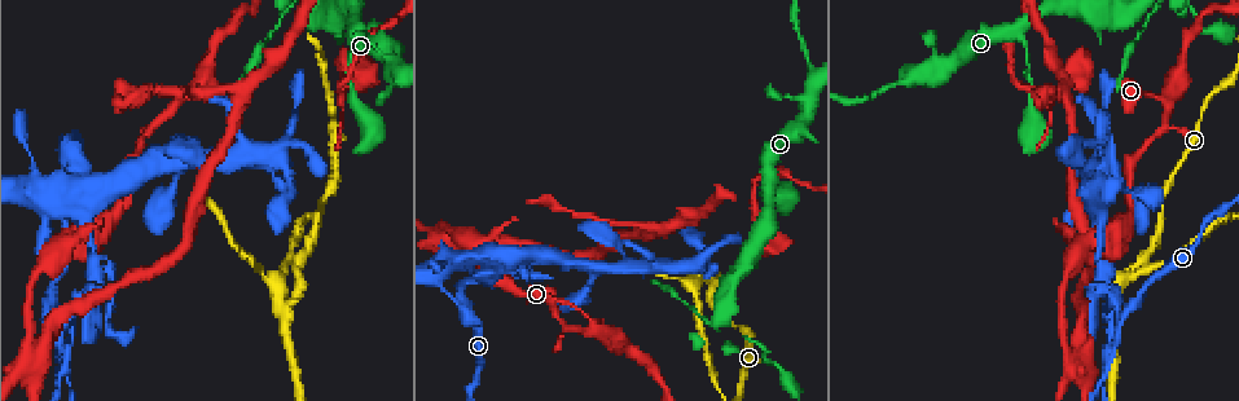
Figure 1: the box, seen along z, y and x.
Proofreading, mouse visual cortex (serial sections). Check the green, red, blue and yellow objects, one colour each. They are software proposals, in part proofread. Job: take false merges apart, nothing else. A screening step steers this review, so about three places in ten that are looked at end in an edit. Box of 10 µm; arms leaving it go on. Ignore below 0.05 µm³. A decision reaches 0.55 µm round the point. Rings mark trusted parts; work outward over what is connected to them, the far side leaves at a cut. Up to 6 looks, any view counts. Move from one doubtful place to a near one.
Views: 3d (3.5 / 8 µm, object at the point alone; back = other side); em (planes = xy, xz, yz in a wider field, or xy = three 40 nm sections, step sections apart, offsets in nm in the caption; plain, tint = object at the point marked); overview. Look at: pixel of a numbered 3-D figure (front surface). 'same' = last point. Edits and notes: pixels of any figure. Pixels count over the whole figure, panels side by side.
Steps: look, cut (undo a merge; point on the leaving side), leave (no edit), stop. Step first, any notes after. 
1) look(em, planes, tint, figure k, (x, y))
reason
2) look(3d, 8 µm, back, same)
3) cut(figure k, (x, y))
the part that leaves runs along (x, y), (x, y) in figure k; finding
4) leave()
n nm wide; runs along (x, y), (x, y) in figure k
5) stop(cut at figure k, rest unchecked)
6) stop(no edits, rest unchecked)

look(3d, 3.5 µm, figure 1, (591, 324))
abrupt turn

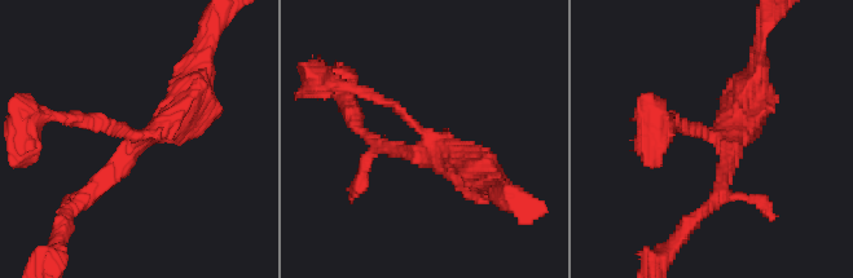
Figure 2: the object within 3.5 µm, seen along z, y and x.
look(em, planes, plain, figure 2, (716, 135))

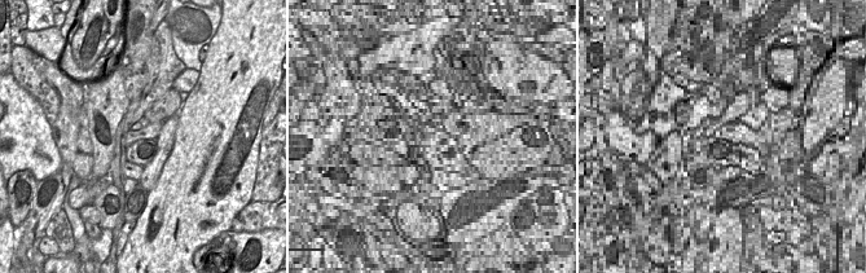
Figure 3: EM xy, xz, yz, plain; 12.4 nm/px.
look(em, planes, tint, same)

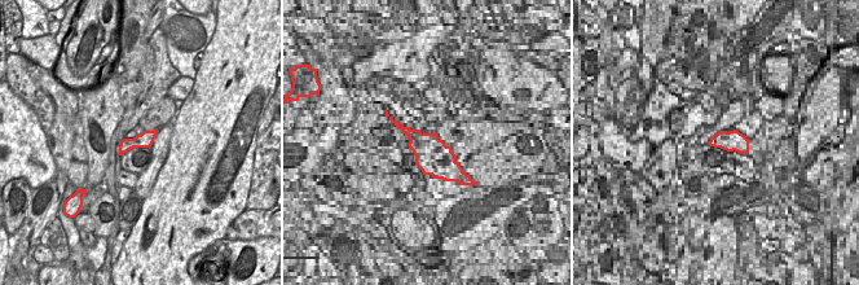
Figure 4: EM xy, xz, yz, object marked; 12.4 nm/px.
leave()
runs along (664, 119), (728, 148), (717, 195) in figure 2; all the same cell

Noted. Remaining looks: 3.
look(3d, 3.5 µm, back, figure 1, (1103, 375))

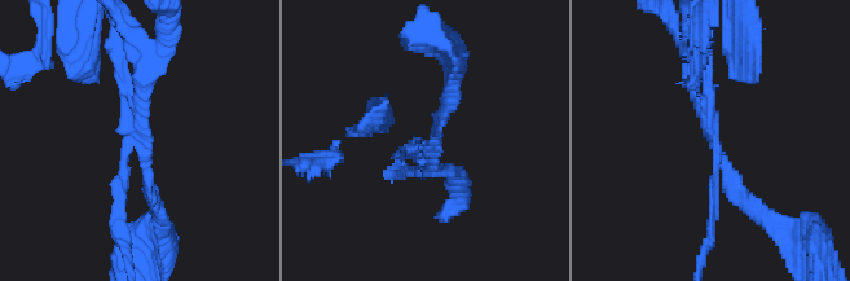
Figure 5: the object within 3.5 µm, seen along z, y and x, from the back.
look(em, xy, step 3, tint, figure 5, (137, 142))
need the tissue

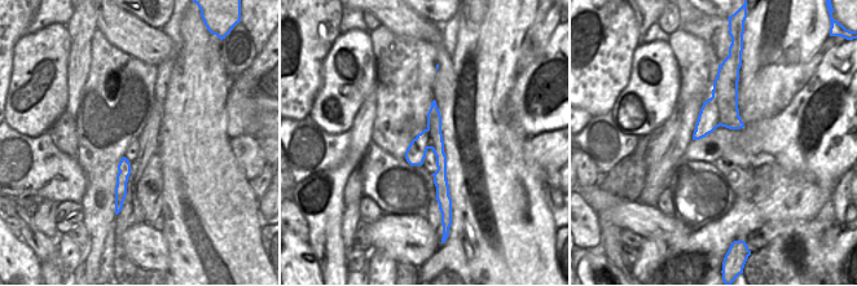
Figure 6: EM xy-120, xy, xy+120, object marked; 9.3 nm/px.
look(em, xy, step 2, tint, same)

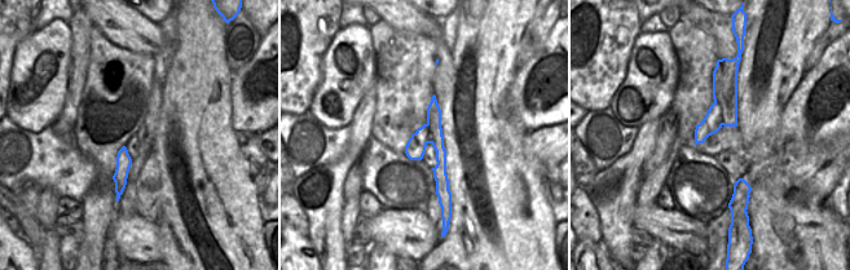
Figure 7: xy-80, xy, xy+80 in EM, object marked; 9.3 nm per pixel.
cut(figure 5, (119, 188))
a second cell is stuck on

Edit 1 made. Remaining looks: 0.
stop(cut at figure 5, rest unchecked)

